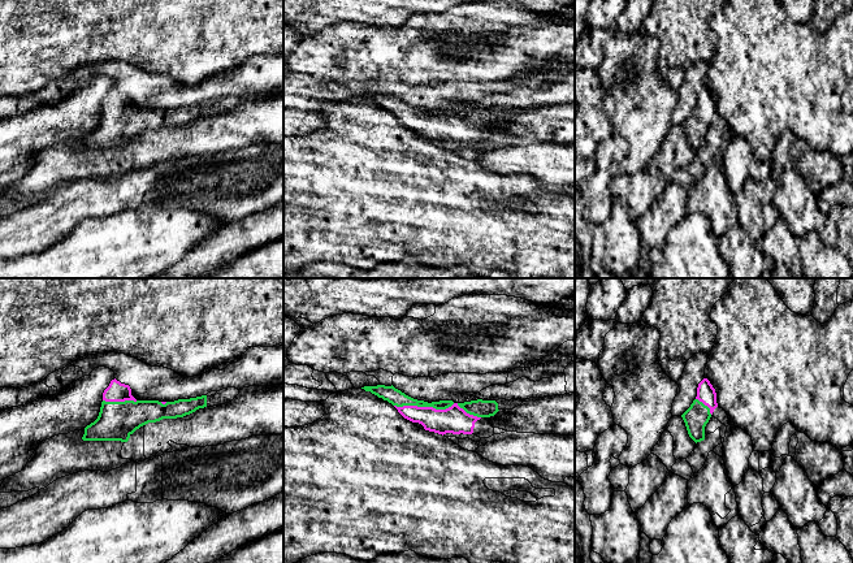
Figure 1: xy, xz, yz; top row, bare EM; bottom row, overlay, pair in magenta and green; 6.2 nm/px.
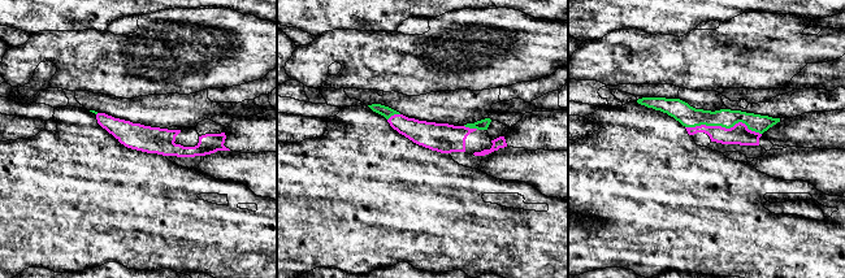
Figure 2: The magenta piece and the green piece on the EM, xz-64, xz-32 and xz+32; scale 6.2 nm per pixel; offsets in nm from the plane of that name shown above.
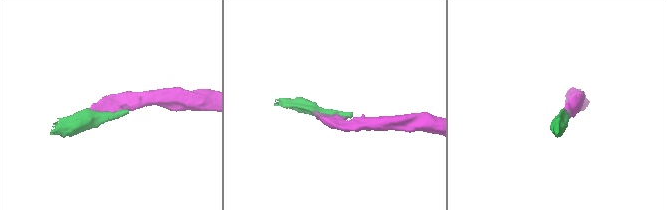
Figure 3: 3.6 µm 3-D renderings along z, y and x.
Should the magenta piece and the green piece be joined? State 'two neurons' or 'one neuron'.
one neuron

